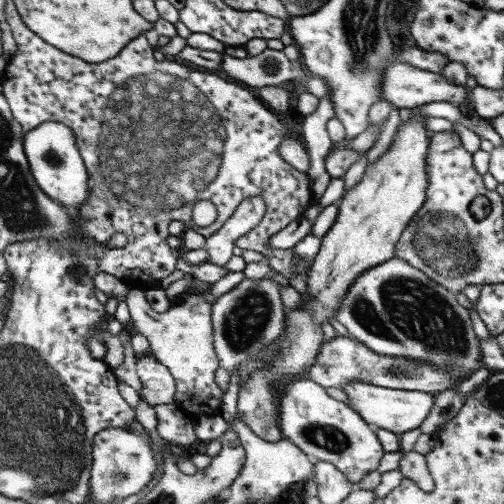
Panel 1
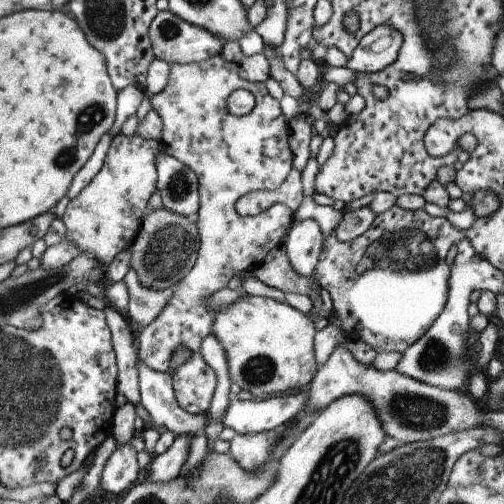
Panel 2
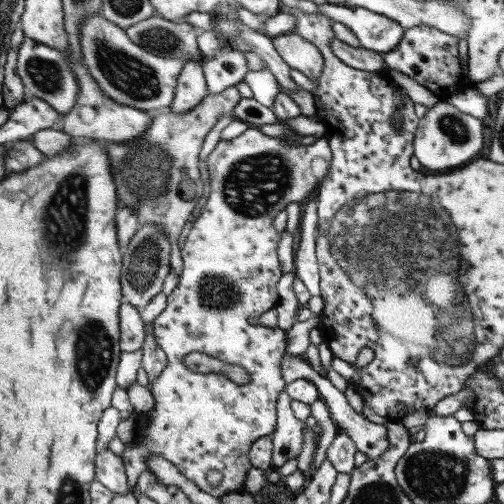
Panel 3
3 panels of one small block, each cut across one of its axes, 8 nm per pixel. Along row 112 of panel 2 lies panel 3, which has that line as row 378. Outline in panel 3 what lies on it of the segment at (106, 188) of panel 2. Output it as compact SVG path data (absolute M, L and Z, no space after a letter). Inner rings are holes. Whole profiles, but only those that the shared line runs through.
M249 126L243 134L239 134L239 136L233 138L233 140L219 140L217 146L215 146L213 152L207 156L205 162L207 162L207 170L209 170L209 196L207 196L207 202L205 202L205 206L203 206L199 218L193 220L193 228L189 230L187 240L185 240L185 244L181 246L181 258L183 258L183 260L181 260L181 272L179 272L177 288L167 296L167 306L165 306L165 310L151 322L153 338L155 338L155 342L159 344L159 348L165 352L165 356L167 356L167 366L165 366L165 370L155 378L155 382L149 386L149 392L151 392L153 398L155 398L155 406L153 406L151 412L147 412L147 414L143 416L147 424L137 430L137 440L131 442L131 444L125 442L127 448L125 448L123 454L121 454L121 462L123 462L123 470L125 470L127 484L129 484L131 488L135 486L135 482L137 482L137 478L139 478L141 474L147 474L147 472L149 472L147 466L145 466L147 458L149 458L149 456L161 456L163 460L171 462L171 464L179 470L179 474L181 474L183 478L191 480L201 492L205 492L205 494L209 494L209 496L213 496L213 498L223 498L223 496L227 496L227 494L237 494L237 492L243 488L245 478L247 478L247 472L251 470L251 464L249 464L249 458L247 458L249 448L251 448L253 442L269 440L269 436L273 434L273 430L275 430L275 426L277 426L277 398L279 398L281 392L285 390L285 380L283 380L283 376L281 376L281 358L285 356L285 330L281 330L281 328L265 328L265 326L251 326L251 324L247 322L249 318L257 318L257 316L261 316L263 312L267 312L269 308L273 308L273 306L277 304L277 282L279 282L279 278L281 278L283 274L279 272L281 268L279 268L279 262L277 262L277 242L279 242L279 236L281 236L281 234L277 234L277 232L273 230L273 218L275 218L279 212L283 212L291 202L303 204L303 202L315 198L317 186L319 186L319 182L321 182L321 176L327 172L329 162L331 162L331 148L329 148L329 140L327 140L325 136L319 138L319 140L315 140L315 142L309 144L309 146L301 146L301 144L291 142L291 140L285 140L285 138L279 140L279 138L263 136L263 134L259 132L259 128ZM189 352L203 352L203 354L213 356L213 358L217 358L217 360L221 360L221 362L237 364L237 366L245 368L245 372L249 374L249 382L243 384L243 386L239 386L239 384L227 380L225 376L221 376L221 374L193 374L191 370L187 370L187 368L181 364L183 356L189 354ZM211 470L217 470L217 472L223 476L221 484L217 484L217 486L209 486L209 484L207 484L207 472L211 472Z

